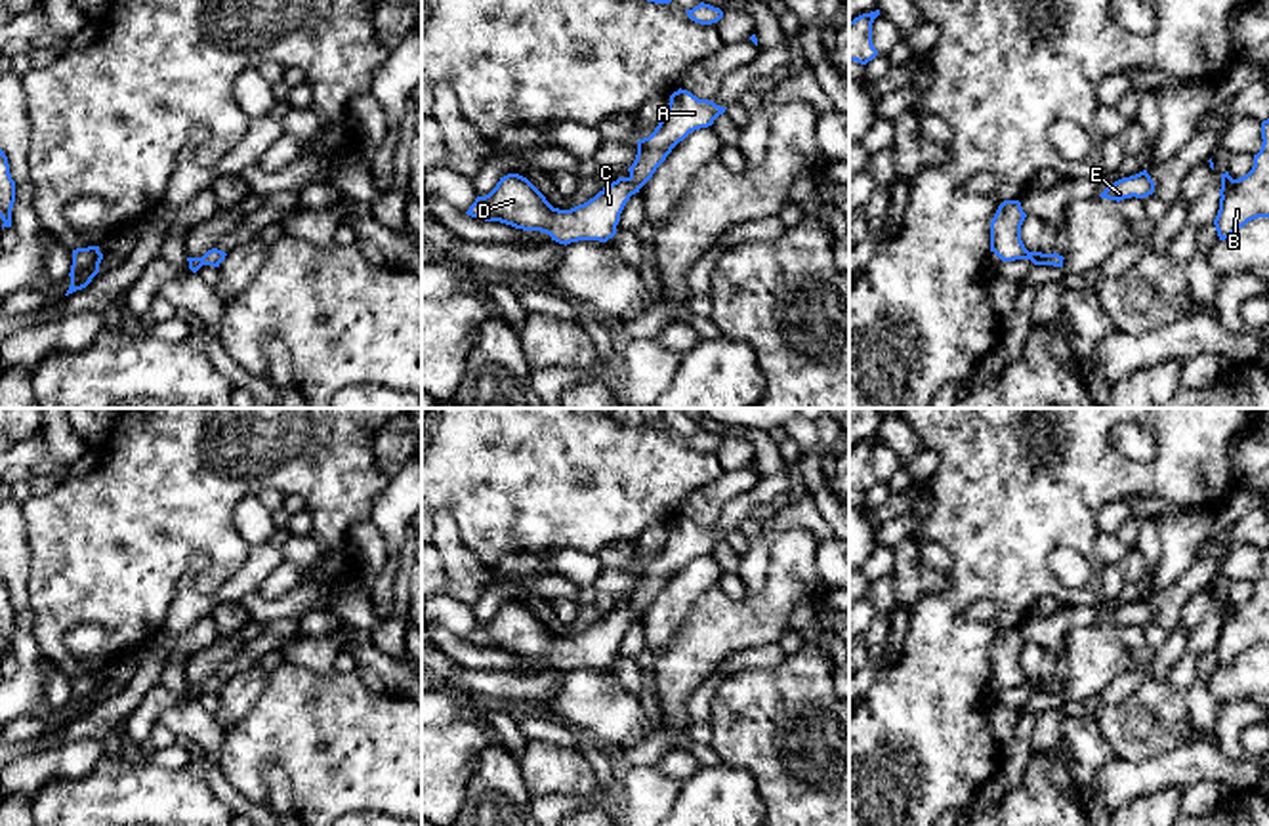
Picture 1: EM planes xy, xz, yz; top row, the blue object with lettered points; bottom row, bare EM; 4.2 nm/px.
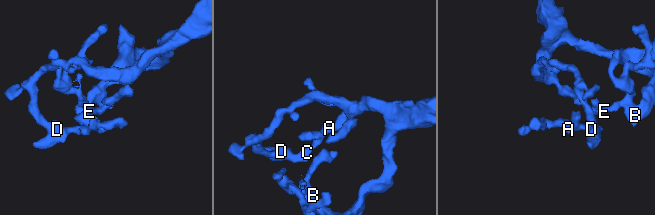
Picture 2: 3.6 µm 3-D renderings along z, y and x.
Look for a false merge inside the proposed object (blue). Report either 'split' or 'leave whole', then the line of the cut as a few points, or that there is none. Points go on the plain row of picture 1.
leave whole; cut none

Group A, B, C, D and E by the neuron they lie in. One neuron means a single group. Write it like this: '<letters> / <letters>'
A B C D E

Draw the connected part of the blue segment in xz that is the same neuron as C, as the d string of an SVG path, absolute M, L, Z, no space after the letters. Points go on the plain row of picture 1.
M679 515L670 523L666 544L655 559L637 568L635 588L628 595L630 603L603 614L588 630L571 637L553 635L527 605L508 601L489 622L477 624L466 641L523 658L540 658L565 673L578 668L607 670L616 662L630 624L639 620L672 576L691 559L712 553L725 536Z

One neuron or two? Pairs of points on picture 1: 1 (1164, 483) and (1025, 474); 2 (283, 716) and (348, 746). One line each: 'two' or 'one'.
1: one
2: one

